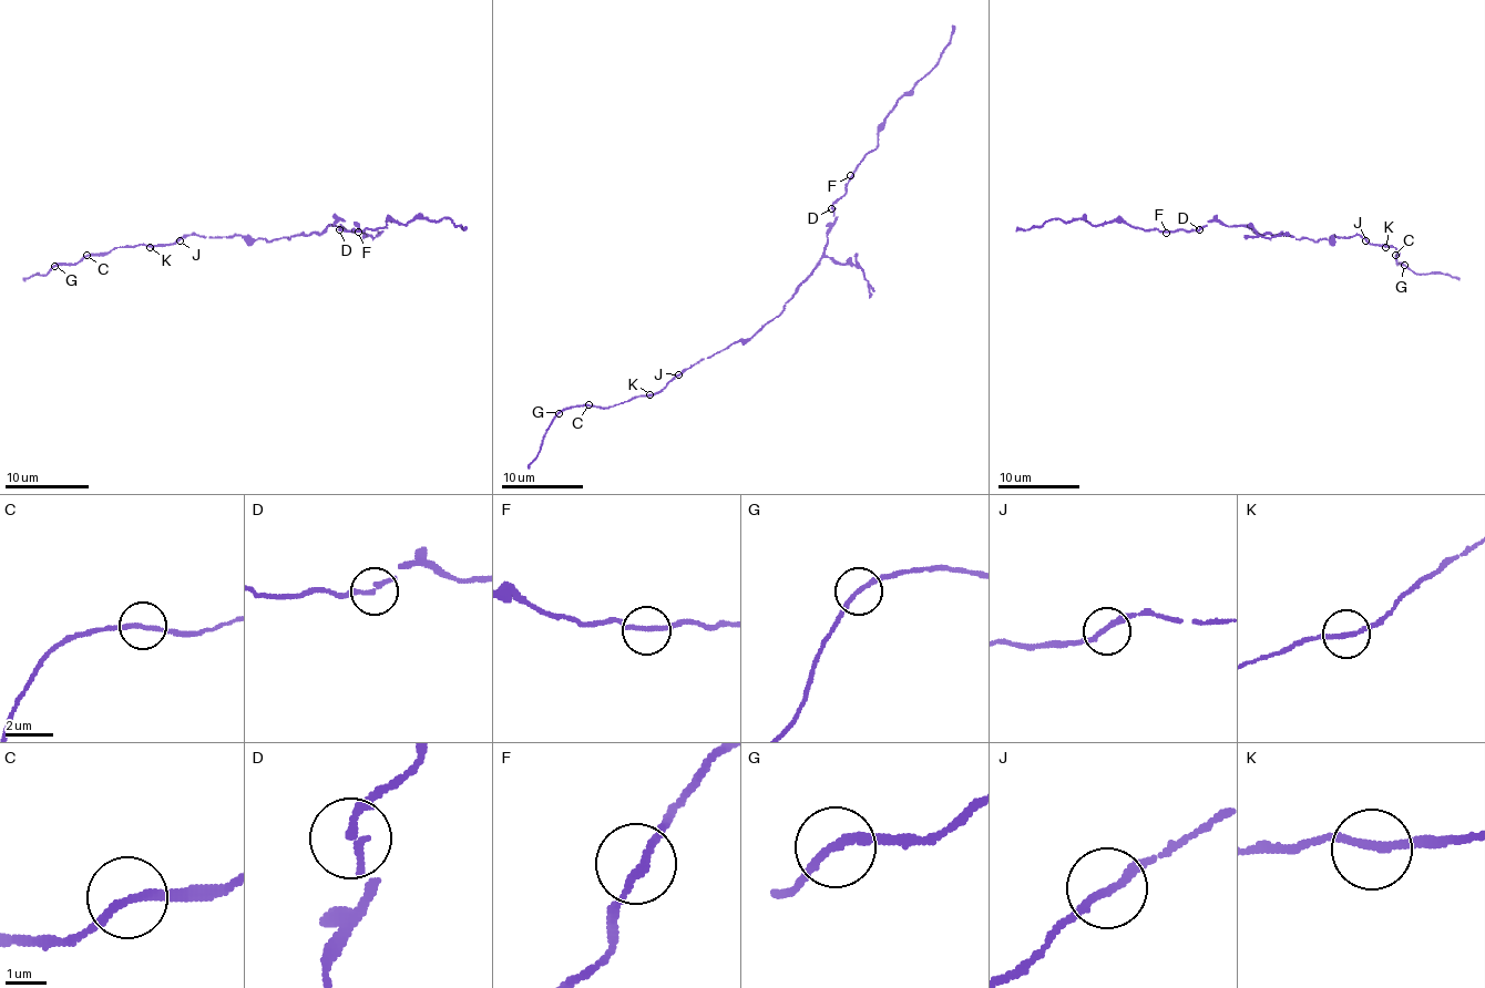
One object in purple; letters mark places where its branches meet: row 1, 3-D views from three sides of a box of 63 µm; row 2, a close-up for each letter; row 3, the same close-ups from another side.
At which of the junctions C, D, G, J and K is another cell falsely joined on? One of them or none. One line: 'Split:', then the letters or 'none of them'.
Split: none of them

